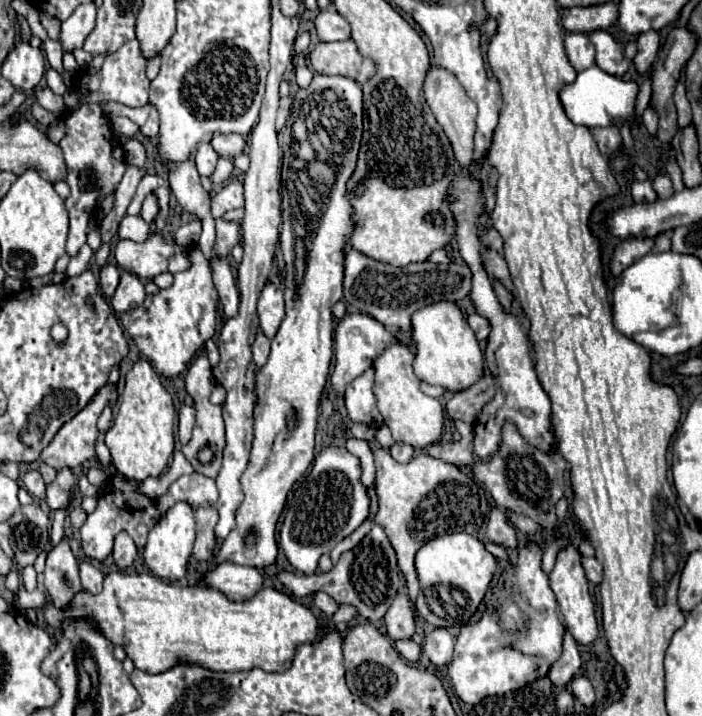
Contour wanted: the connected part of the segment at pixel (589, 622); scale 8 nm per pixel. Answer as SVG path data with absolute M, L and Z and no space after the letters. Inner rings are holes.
M569 536L569 547L557 555L557 563L555 563L553 571L549 573L549 587L555 593L565 629L573 635L573 639L579 645L591 645L597 639L597 621L595 621L595 613L593 613L593 601L589 595L587 579L585 579L585 573L581 567L581 555L573 547L572 541L573 538Z

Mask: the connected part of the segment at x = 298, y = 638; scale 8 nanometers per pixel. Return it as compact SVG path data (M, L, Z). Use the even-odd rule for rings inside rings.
M135 571L107 573L99 595L81 591L67 611L57 611L47 603L43 613L45 621L55 629L61 619L93 619L103 635L111 643L121 645L135 667L147 673L169 671L177 663L197 663L199 667L225 673L249 671L253 667L285 671L295 657L295 647L311 643L319 635L313 613L273 587L257 591L253 599L231 603L215 589L175 587Z

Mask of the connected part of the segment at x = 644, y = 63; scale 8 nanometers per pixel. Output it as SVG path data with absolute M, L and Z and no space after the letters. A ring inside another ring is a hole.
M647 31L647 33L641 33L641 35L639 35L637 55L635 55L635 59L633 59L637 73L647 75L647 73L651 71L651 65L653 65L655 59L657 59L659 47L661 47L661 37L659 37L657 31Z

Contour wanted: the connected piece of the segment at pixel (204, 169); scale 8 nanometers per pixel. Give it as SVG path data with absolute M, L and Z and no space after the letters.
M203 143L197 151L197 157L195 157L195 163L197 163L197 171L199 175L205 175L205 177L211 177L213 171L215 171L215 165L217 165L217 151L211 147L211 143Z

